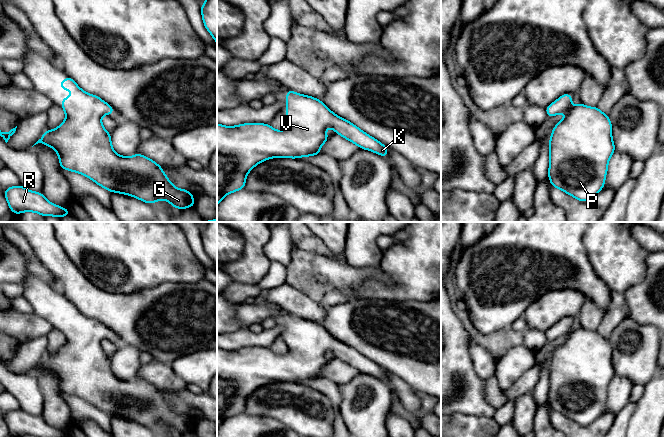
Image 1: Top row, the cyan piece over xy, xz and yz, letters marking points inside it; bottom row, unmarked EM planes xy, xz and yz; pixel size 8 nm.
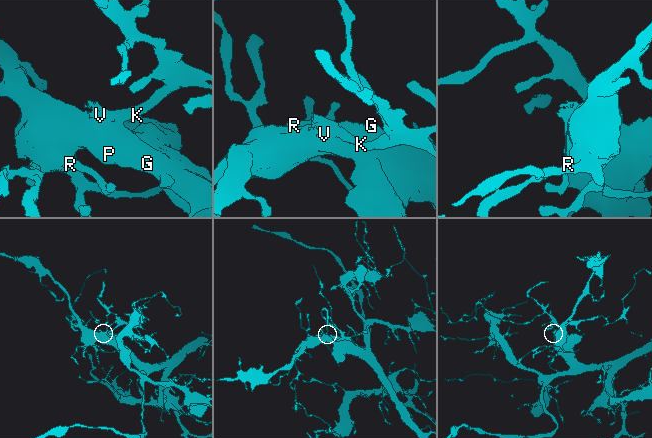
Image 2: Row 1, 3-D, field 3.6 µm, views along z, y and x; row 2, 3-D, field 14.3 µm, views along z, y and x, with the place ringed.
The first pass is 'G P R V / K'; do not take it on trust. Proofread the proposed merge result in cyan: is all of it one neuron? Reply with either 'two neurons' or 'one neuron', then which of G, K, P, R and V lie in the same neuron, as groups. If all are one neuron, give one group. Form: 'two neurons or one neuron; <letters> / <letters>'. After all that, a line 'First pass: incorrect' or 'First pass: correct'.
one neuron; G K P R V
First pass: incorrect

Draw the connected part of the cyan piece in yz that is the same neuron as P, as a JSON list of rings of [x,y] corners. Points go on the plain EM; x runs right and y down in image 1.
[[[566,317],[545,332],[547,341],[567,336],[565,342],[554,350],[549,363],[548,402],[552,411],[587,426],[605,410],[608,386],[616,373],[609,340],[598,331],[588,331],[581,326],[572,331],[571,325],[572,318]]]

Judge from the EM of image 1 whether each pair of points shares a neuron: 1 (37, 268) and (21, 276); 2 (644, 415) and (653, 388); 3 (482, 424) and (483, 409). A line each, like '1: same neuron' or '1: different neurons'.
1: different neurons
2: same neuron
3: different neurons

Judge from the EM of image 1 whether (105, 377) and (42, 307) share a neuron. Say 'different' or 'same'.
same

